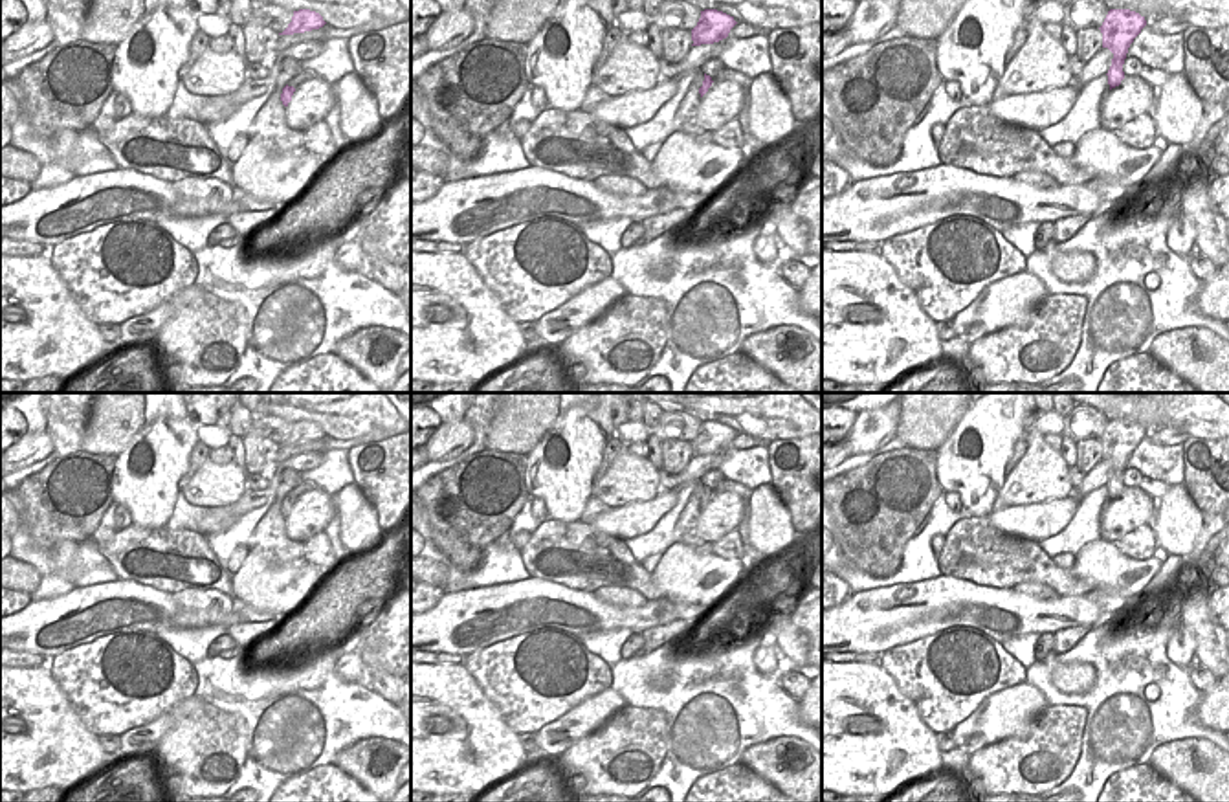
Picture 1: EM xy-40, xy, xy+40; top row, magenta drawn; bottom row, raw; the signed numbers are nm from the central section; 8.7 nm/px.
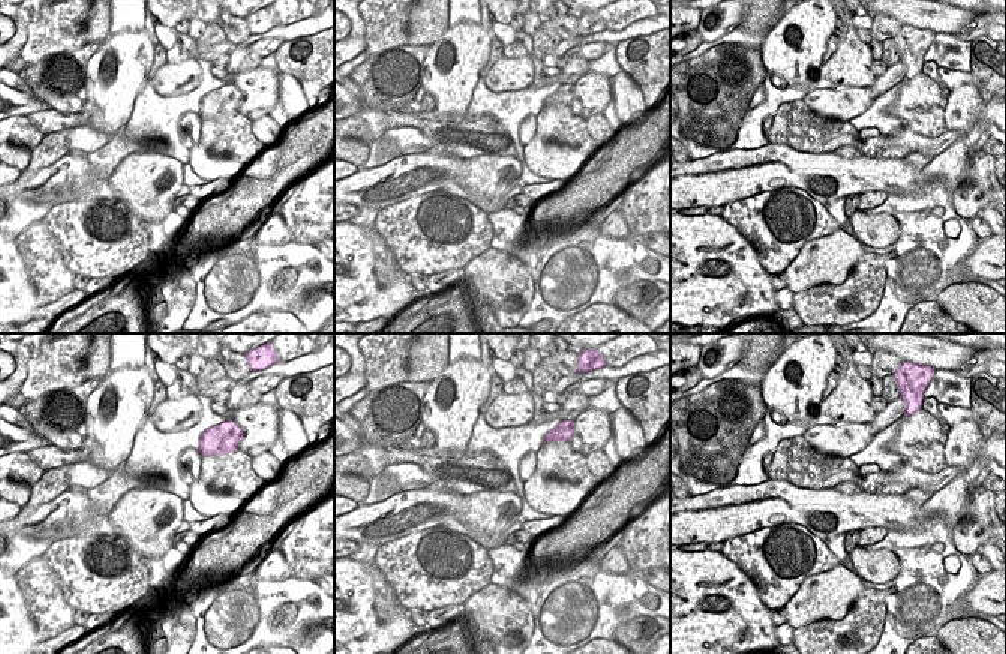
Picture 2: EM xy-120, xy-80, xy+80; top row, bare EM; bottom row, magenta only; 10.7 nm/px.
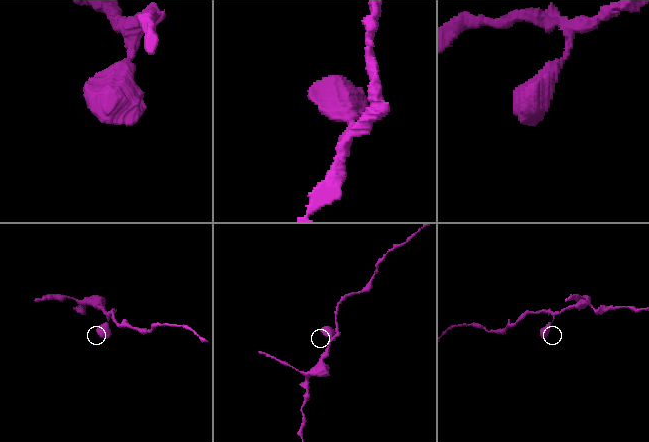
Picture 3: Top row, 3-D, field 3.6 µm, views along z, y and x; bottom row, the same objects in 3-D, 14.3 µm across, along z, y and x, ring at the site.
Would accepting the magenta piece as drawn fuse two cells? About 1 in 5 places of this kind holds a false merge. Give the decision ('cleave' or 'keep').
keep

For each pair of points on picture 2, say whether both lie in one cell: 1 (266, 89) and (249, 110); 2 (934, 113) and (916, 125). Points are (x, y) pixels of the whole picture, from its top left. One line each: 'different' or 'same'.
1: same
2: same

